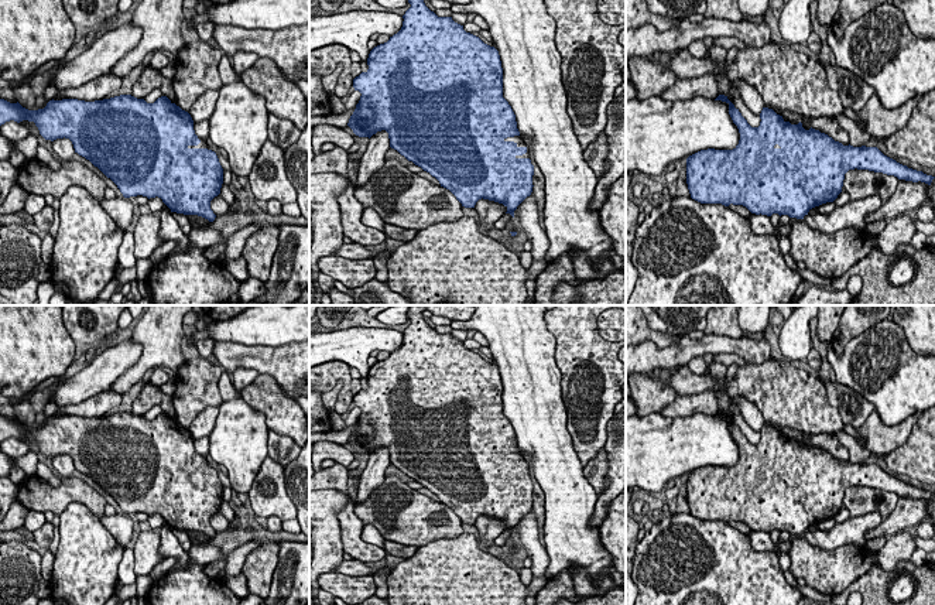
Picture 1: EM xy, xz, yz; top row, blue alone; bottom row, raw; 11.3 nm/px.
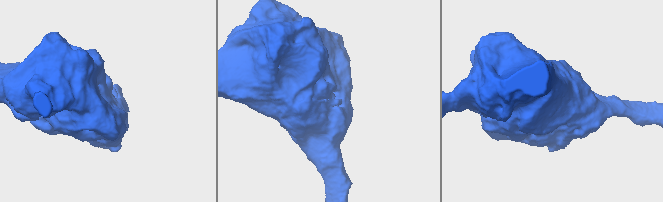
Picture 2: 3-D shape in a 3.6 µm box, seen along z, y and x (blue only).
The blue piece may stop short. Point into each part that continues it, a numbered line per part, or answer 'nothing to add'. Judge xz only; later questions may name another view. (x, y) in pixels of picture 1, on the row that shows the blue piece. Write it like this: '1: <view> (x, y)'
1: xz (520, 143)

